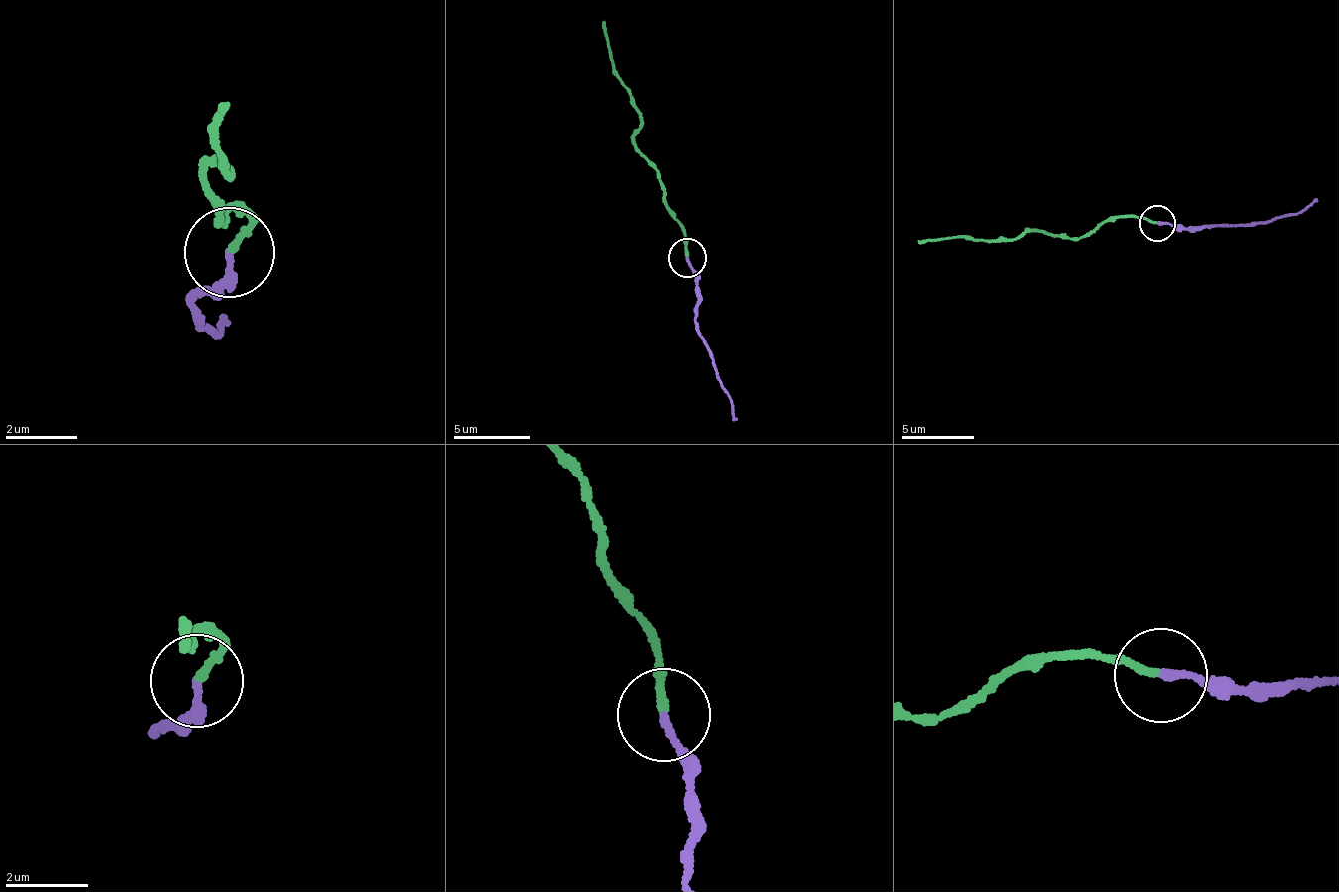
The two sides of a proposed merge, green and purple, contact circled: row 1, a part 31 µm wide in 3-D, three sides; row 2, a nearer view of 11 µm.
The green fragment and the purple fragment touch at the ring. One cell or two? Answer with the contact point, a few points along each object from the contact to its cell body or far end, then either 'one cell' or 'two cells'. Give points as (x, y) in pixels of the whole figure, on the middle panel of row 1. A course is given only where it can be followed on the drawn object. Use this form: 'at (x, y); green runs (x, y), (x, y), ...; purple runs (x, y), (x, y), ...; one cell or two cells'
at (687, 257); green runs (687, 257), (682, 225), (672, 213), (662, 179), (637, 150), (634, 128), (638, 110), (616, 72), (605, 20); purple runs (687, 257), (696, 278), (694, 319), (729, 397), (733, 421); two cells

